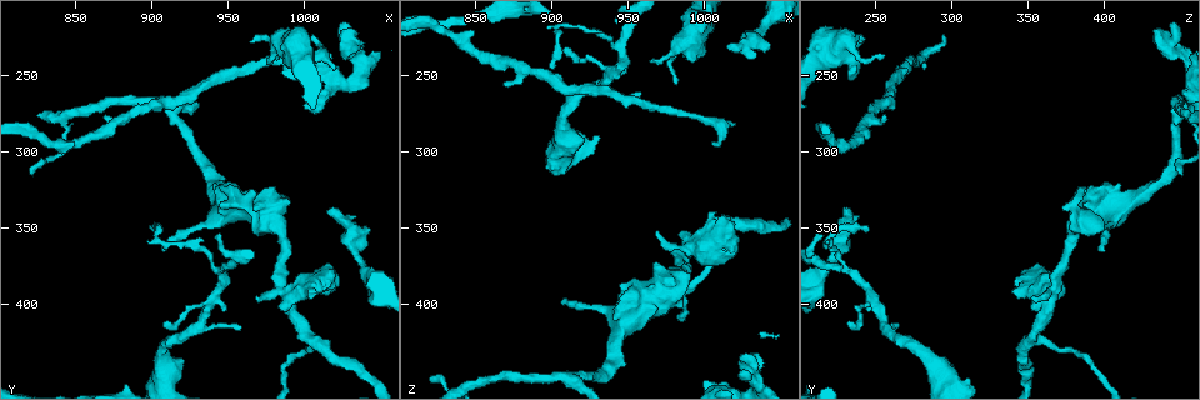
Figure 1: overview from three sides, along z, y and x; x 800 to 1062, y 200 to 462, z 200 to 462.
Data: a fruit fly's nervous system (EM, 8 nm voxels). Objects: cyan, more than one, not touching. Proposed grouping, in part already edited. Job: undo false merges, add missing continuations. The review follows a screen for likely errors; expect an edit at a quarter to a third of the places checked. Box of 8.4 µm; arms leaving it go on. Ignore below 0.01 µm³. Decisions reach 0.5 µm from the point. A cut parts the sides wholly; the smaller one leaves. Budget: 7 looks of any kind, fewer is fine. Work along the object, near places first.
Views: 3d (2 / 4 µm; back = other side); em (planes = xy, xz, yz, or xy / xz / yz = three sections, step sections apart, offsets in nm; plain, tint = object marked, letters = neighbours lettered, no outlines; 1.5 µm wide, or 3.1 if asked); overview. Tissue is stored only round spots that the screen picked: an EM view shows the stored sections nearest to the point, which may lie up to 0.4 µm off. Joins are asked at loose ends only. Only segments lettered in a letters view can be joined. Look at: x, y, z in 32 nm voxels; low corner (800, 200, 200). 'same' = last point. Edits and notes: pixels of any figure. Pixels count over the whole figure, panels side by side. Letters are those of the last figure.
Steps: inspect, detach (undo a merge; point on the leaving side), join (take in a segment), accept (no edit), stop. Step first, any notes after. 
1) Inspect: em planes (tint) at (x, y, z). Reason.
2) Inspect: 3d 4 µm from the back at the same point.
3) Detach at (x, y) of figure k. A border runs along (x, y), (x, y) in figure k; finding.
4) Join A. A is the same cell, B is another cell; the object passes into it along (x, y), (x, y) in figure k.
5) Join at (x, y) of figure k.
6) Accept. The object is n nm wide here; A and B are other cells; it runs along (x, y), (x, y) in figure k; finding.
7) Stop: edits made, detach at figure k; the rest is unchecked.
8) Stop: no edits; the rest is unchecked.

Inspect: 3d 2 µm at (1016, 338, 230). End of a long branch.

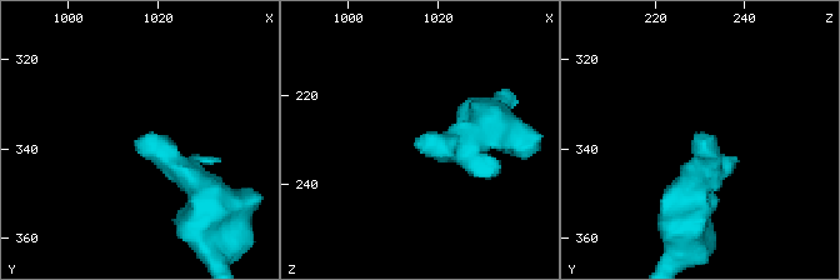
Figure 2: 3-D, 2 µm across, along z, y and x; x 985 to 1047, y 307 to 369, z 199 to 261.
Inspect: em planes (tint) at (1016, 339, 230). Now the EM.

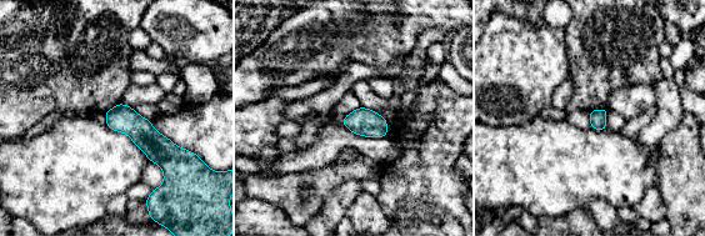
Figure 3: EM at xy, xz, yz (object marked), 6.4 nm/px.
Inspect: em planes (letters) at the same point.

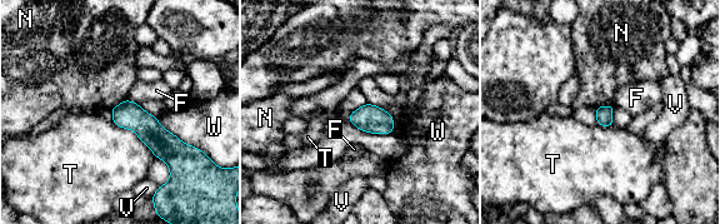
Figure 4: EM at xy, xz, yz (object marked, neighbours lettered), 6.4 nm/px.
Accept. The longest contact is with T, 380 nm; F, N, T, V and W are other cells; it runs along (115, 112), (134, 117), (179, 153) in figure 4; no lettered segment goes on from it.

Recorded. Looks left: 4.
Inspect: 3d 2 µm at (964, 226, 238).

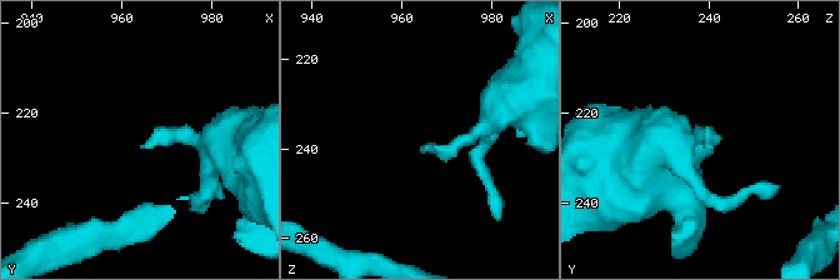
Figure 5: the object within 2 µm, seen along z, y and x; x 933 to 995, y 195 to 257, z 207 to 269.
Inspect: em planes (plain) at (964, 227, 240). Shape alone is not enough.

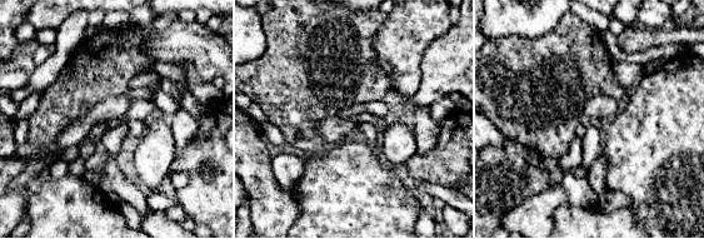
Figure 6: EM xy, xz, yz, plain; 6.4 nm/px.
Inspect: em planes (letters) at the same point. What lies round it.

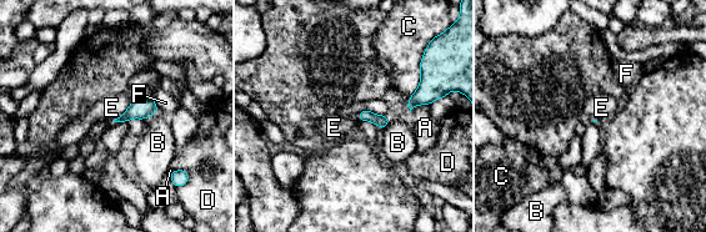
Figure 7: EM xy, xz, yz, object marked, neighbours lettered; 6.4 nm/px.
Accept. A, B, C, D, E and F are other cells; a border runs along (134, 97), (130, 105), (113, 120) in figure 7; none of them fits.

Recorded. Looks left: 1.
Stop: no edits; the rest is unchecked.

